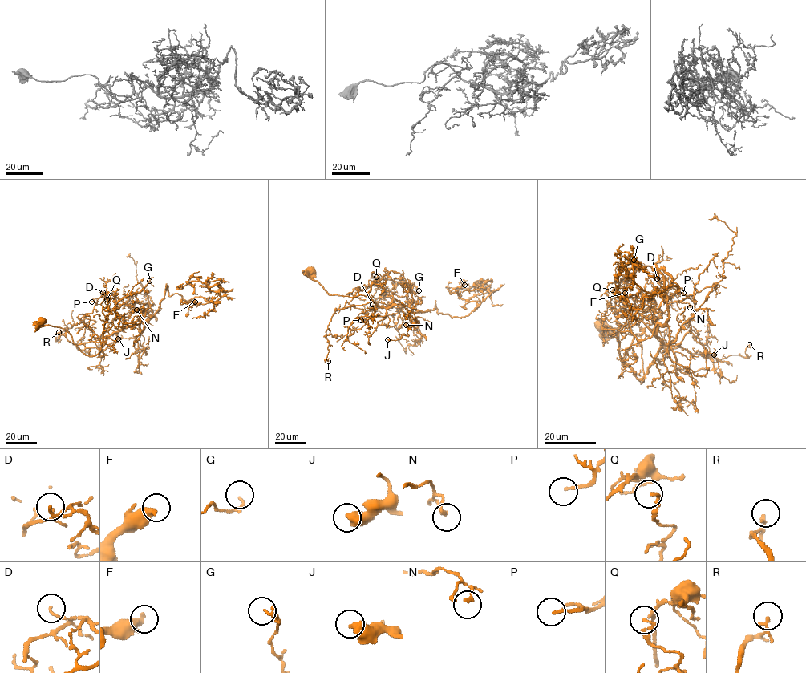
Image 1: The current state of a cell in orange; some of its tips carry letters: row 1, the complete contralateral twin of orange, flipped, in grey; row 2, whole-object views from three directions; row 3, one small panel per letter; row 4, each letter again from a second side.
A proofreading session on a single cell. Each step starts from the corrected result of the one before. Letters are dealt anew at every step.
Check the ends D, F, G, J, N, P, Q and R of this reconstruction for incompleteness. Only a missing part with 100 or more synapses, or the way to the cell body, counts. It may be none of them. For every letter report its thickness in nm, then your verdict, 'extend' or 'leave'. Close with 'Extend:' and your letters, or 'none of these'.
D: 100 nm | leave
F: 500 nm | leave
G: 140 nm | leave
J: 500 nm | leave
N: 110 nm | leave
P: 140 nm | leave
Q: 90 nm | leave
R: 130 nm | leave
Extend: none of these

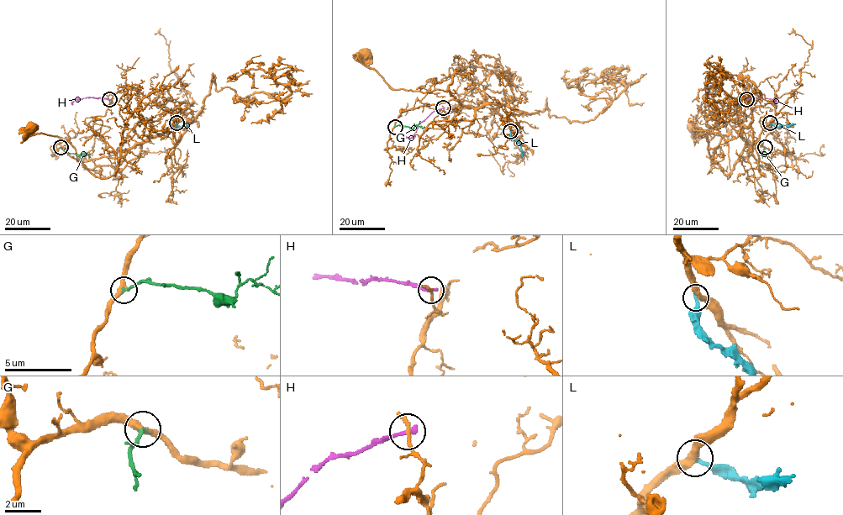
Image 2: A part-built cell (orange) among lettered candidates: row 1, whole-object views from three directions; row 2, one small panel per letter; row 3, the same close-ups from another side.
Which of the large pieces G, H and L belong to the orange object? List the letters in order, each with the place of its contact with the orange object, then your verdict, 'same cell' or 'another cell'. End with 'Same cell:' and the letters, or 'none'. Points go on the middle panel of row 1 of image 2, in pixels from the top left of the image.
G: contact (395, 127); same cell
H: contact (443, 107); another cell
L: contact (510, 131); another cell
Same cell: G

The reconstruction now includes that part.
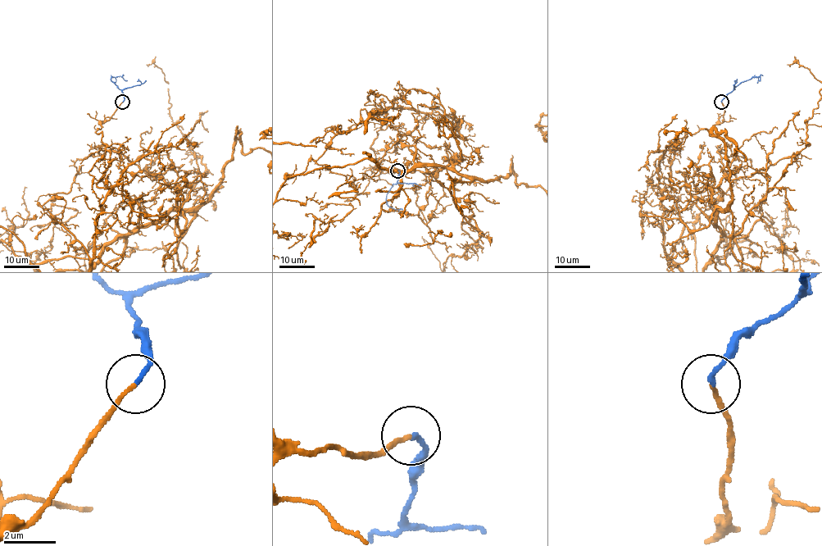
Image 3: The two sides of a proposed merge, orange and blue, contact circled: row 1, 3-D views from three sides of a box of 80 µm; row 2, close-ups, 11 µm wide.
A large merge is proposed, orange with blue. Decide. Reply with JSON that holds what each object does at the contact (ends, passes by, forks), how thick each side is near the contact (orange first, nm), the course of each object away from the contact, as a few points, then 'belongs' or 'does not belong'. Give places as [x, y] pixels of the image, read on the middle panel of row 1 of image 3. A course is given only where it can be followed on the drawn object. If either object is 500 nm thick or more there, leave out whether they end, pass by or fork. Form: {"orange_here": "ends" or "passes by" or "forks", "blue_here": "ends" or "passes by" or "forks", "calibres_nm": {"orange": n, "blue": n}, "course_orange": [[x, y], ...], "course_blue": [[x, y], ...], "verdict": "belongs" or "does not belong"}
{"orange_here": "ends", "blue_here": "ends", "calibres_nm": {"orange": 160, "blue": 170}, "course_blue": [[397, 170], [398, 178], [386, 194], [386, 201], [394, 209], [402, 210]], "verdict": "belongs"}

